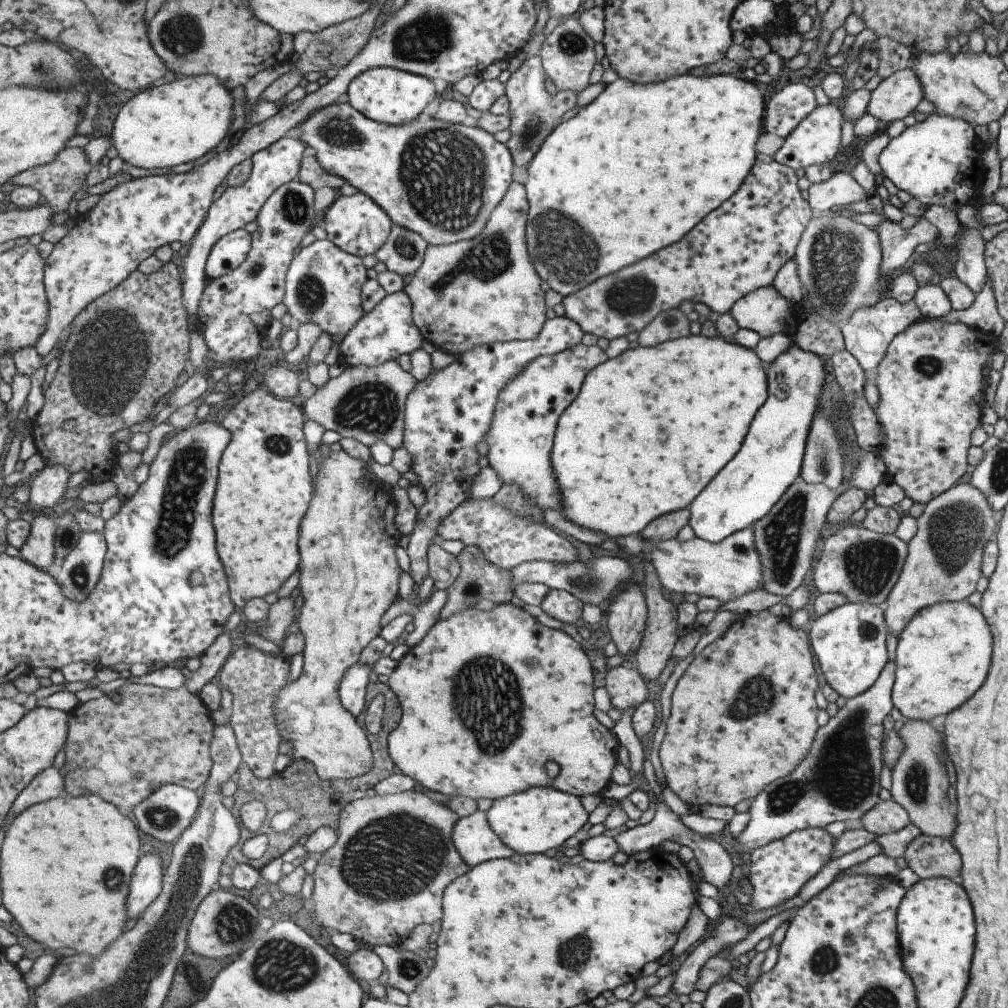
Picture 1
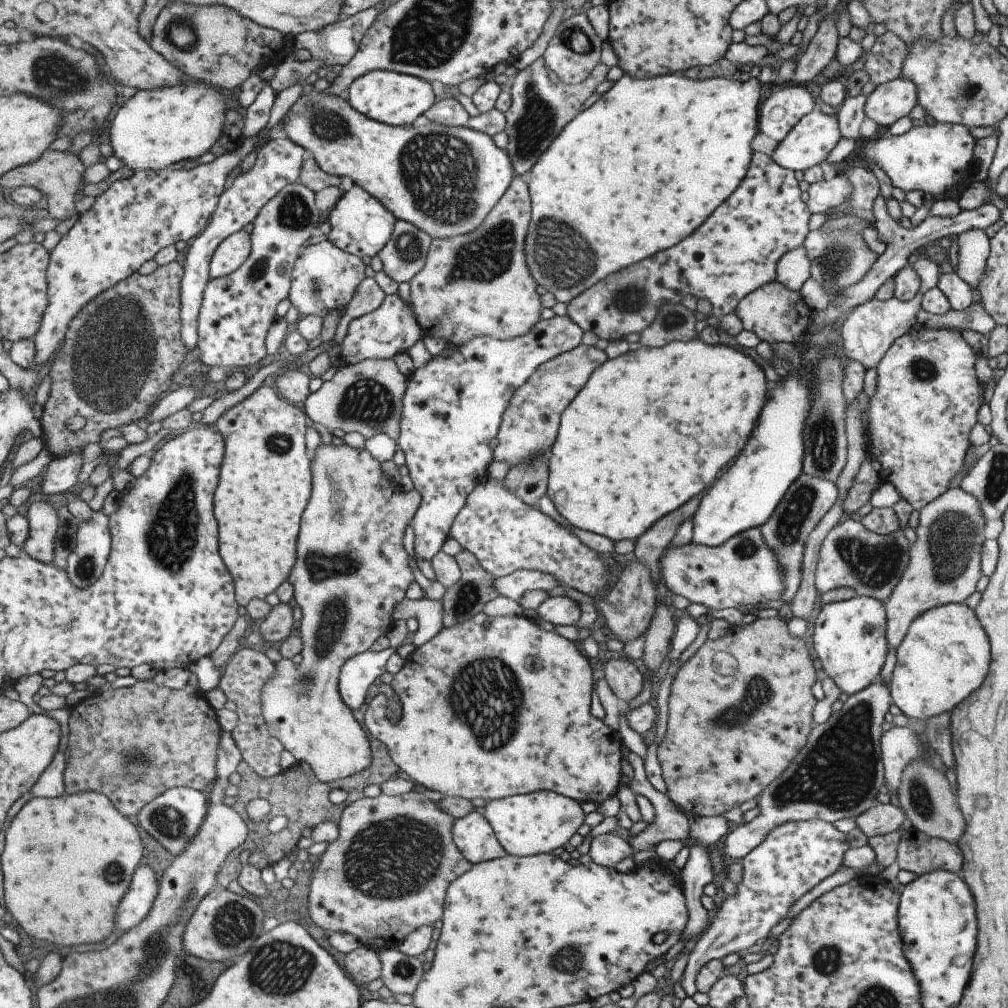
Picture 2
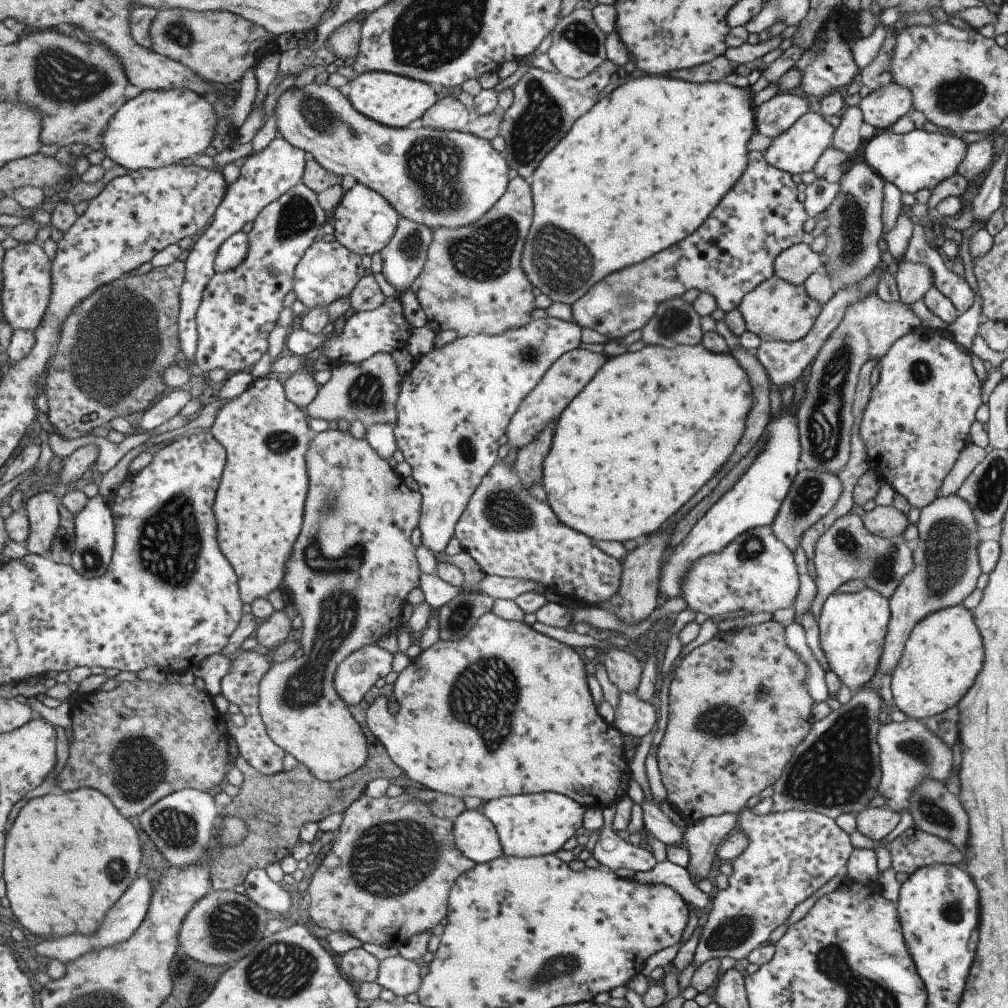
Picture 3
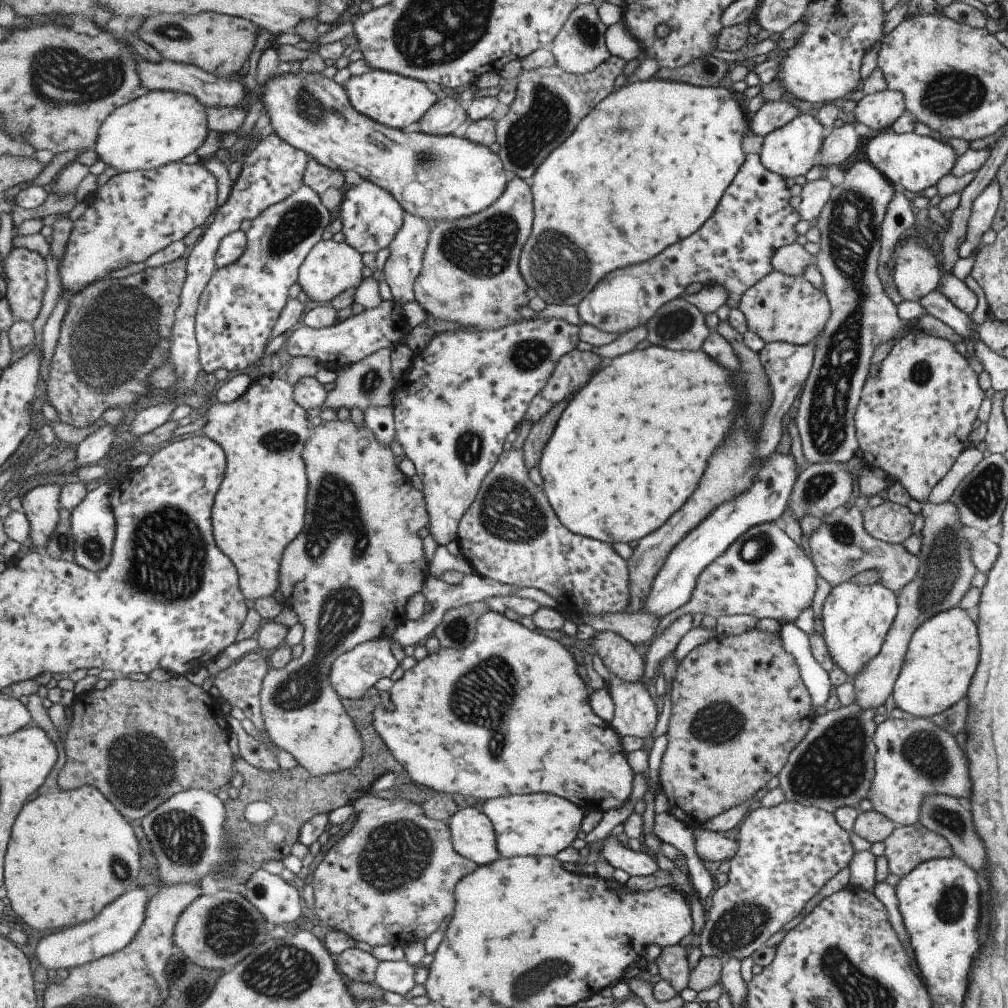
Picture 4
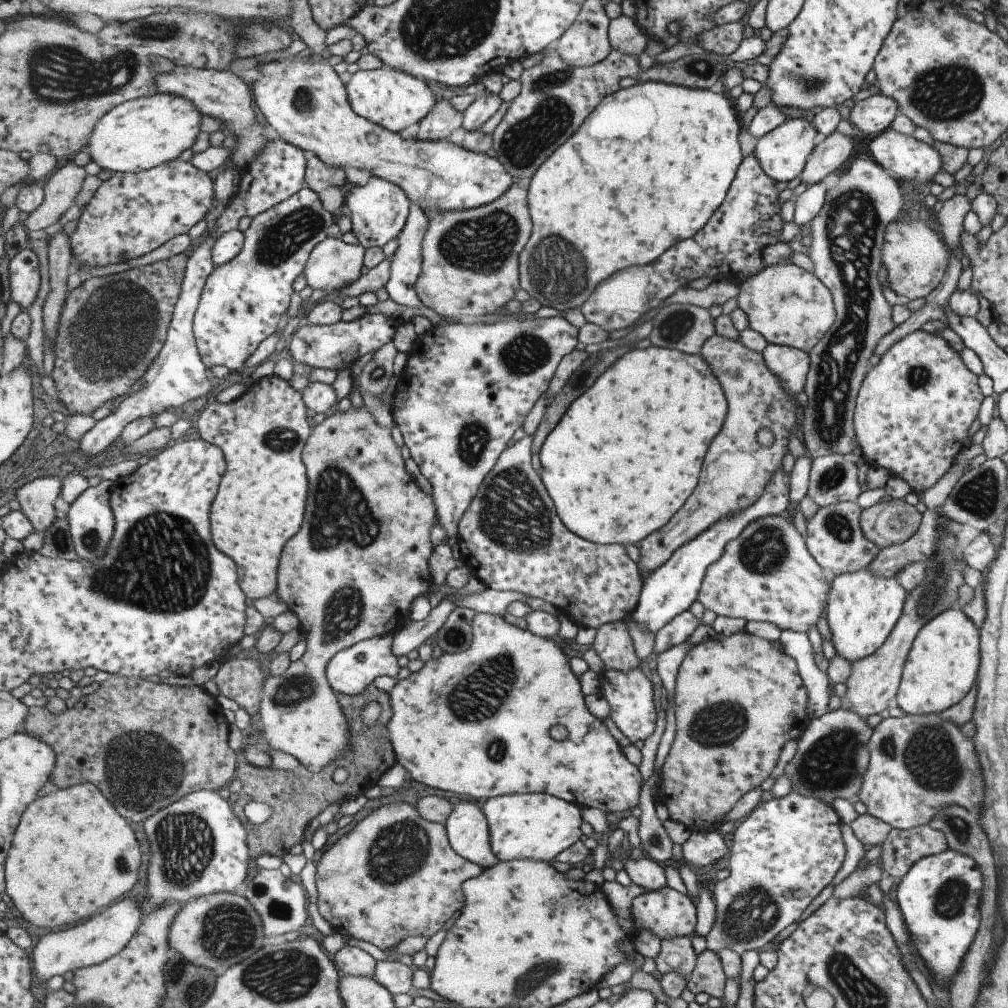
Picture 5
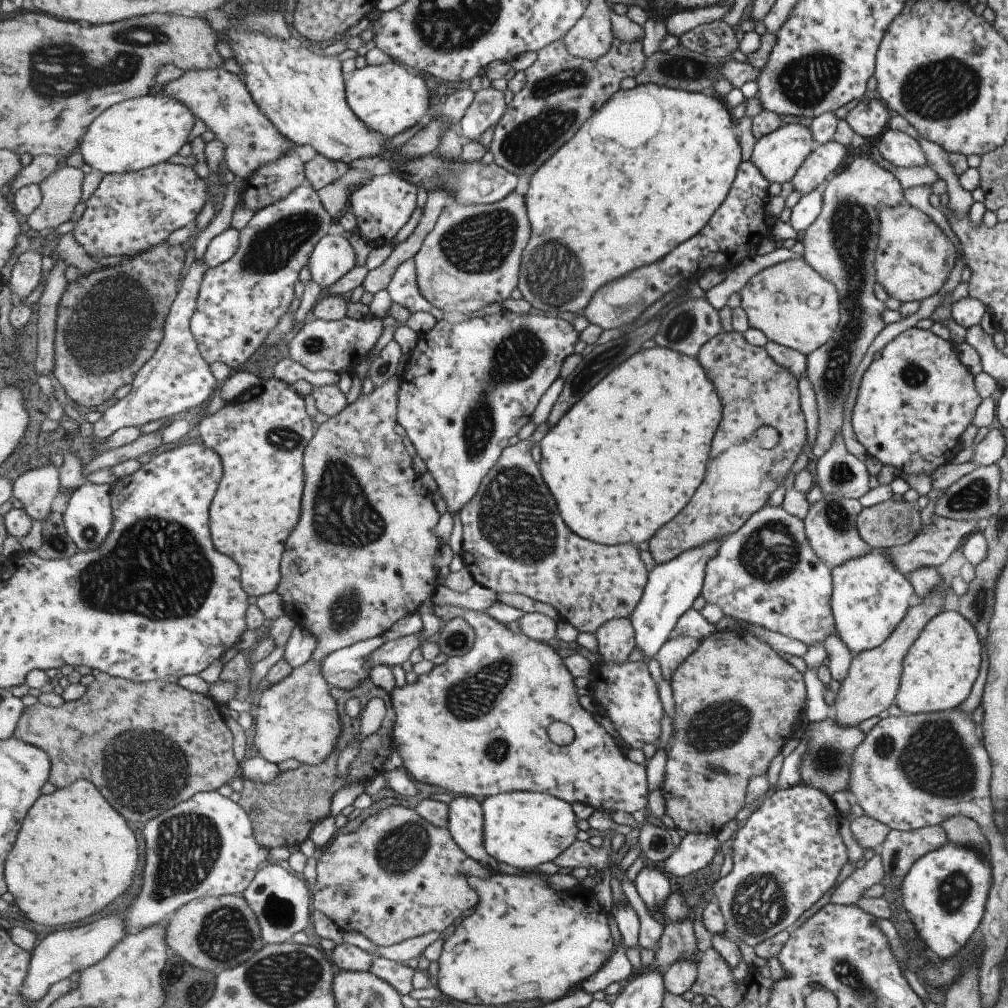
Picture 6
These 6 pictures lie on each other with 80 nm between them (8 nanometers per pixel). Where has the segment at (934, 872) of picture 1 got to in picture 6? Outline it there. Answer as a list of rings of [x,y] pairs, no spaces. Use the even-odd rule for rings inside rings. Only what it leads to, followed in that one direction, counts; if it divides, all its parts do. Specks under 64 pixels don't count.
[[[939,825],[898,831],[890,829],[877,853],[885,876],[904,877],[909,867],[928,852],[941,848],[947,842],[945,831]]]

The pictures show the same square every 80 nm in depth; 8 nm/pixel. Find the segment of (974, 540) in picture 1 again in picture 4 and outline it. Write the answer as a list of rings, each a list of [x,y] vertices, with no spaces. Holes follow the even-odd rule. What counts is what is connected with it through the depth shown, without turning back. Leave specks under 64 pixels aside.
[[[945,501],[941,504],[921,503],[921,546],[919,550],[919,570],[915,578],[905,584],[897,593],[897,614],[884,637],[880,652],[865,662],[865,666],[851,678],[855,693],[855,704],[859,708],[871,708],[885,704],[886,698],[893,692],[893,682],[899,674],[905,660],[907,646],[913,632],[930,616],[957,607],[959,600],[969,590],[971,578],[976,573],[969,558],[969,543],[961,536],[961,522],[955,504]]]

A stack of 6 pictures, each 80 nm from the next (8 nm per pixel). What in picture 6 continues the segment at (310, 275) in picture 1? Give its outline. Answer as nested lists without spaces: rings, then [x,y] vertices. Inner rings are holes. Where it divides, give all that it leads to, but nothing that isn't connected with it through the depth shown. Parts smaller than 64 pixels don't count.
[[[338,235],[324,236],[309,259],[311,279],[321,288],[341,280],[357,266],[357,254],[347,238]]]

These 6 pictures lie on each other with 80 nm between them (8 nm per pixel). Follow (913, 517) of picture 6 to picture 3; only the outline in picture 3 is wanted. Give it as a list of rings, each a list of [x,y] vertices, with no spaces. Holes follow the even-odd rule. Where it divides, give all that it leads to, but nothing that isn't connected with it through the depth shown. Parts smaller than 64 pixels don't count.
[[[892,504],[886,507],[875,505],[872,510],[865,511],[860,519],[871,534],[884,539],[901,535],[908,526],[906,516],[895,509]]]

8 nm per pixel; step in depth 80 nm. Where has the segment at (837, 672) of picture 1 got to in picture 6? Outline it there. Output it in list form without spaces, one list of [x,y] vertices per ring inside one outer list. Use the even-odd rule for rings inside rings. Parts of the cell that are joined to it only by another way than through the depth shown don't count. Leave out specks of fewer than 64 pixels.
[[[871,550],[865,556],[848,560],[830,570],[832,589],[830,609],[834,633],[851,656],[879,646],[905,616],[915,594],[907,576],[899,574],[882,550]]]

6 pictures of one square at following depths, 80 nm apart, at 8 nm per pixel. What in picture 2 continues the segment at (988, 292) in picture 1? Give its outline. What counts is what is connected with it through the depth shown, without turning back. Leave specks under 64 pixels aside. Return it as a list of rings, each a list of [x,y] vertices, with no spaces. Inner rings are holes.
[[[981,302],[971,303],[962,311],[947,309],[940,315],[926,313],[920,308],[917,313],[917,323],[926,326],[929,329],[969,329],[988,336],[988,334],[998,325],[991,315],[985,310]]]

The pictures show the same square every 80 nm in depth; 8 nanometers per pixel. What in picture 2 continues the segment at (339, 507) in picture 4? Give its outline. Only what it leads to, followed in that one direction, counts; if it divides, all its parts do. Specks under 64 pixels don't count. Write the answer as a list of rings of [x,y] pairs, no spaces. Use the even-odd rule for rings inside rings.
[[[331,442],[327,446],[320,446],[314,454],[313,463],[313,498],[309,501],[308,508],[305,509],[302,525],[300,528],[300,538],[298,541],[298,561],[289,578],[294,588],[294,598],[297,605],[302,610],[302,618],[300,624],[300,634],[304,640],[304,649],[301,652],[302,662],[295,664],[291,659],[283,658],[276,663],[276,675],[267,683],[262,692],[264,702],[264,717],[268,722],[268,726],[273,735],[275,735],[283,744],[284,748],[289,751],[297,762],[303,761],[309,763],[321,779],[321,782],[333,782],[337,779],[344,779],[348,776],[356,775],[361,771],[368,769],[371,764],[371,744],[367,738],[367,732],[363,730],[363,726],[357,722],[355,714],[351,712],[351,707],[345,704],[344,698],[340,693],[340,676],[344,668],[344,664],[358,654],[368,651],[377,638],[385,636],[388,629],[391,628],[394,620],[391,620],[391,614],[405,597],[410,584],[416,580],[412,566],[410,565],[410,556],[403,546],[403,538],[405,538],[405,530],[407,526],[411,526],[414,518],[423,502],[423,495],[417,490],[405,491],[401,484],[391,482],[381,466],[380,462],[365,448],[354,449],[347,443],[335,446]]]

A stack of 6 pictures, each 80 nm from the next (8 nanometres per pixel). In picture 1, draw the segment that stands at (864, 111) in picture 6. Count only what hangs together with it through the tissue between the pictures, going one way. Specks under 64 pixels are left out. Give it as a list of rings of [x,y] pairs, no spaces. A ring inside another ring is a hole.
[[[909,65],[886,76],[870,92],[866,111],[885,125],[913,113],[921,102],[922,88]]]

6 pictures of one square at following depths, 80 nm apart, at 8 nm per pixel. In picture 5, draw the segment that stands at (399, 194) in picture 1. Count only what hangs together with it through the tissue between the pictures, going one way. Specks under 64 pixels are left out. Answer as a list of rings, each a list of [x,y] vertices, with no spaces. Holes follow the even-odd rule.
[[[292,57],[291,62],[287,58],[282,62],[270,61],[257,66],[261,78],[250,86],[256,107],[265,124],[269,124],[286,142],[302,150],[311,151],[329,166],[340,168],[350,166],[366,172],[372,170],[374,176],[401,186],[409,194],[413,204],[421,204],[425,213],[432,212],[433,215],[441,211],[480,208],[496,202],[512,189],[513,176],[496,157],[491,158],[489,154],[465,150],[462,145],[457,146],[447,139],[439,142],[423,142],[416,138],[405,140],[401,134],[385,130],[383,126],[356,114],[348,100],[347,86],[341,82],[339,74],[327,60],[313,62],[310,57],[294,60]]]

